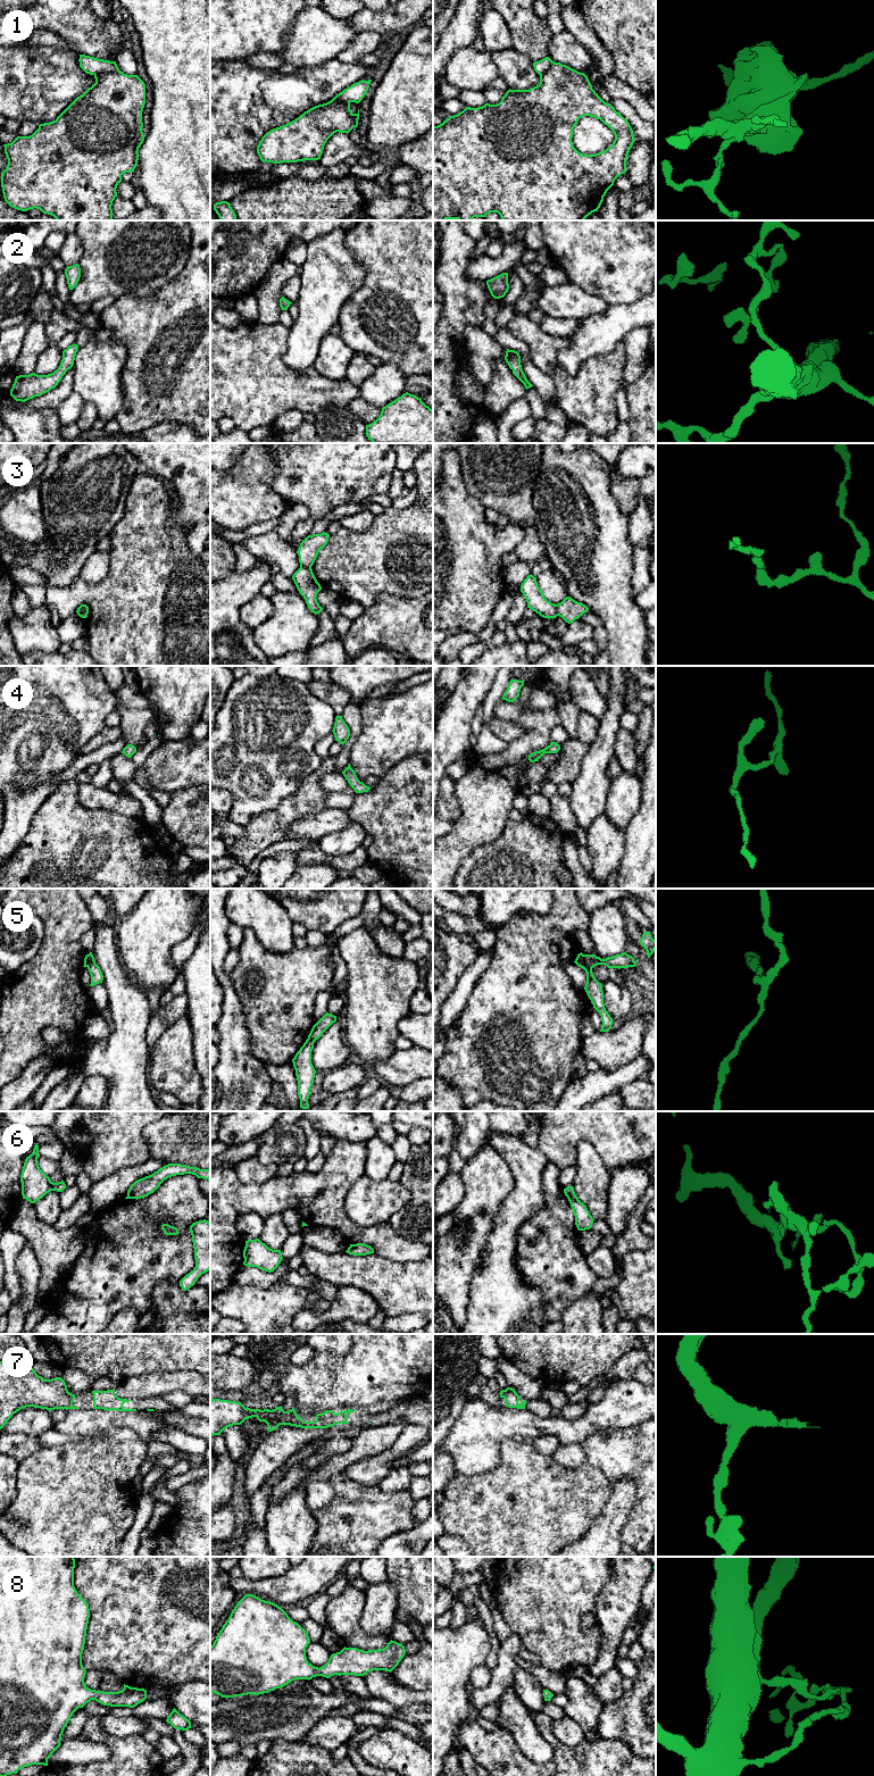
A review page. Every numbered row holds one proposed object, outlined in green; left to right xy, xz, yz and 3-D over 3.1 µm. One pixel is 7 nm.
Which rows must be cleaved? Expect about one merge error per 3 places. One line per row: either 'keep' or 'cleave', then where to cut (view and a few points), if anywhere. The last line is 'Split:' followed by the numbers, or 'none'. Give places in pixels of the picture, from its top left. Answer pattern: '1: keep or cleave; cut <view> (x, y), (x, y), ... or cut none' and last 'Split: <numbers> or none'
1: cleave; cut xz (349, 101), (329, 101), (318, 108), (309, 110)
2: keep; cut none
3: cleave; cut xz (300, 565), (310, 568)
4: keep; cut none
5: cleave; cut yz (583, 955), (583, 964), (591, 969)
6: keep; cut none
7: keep; cut none
8: keep; cut none
Split: 1, 3, 5

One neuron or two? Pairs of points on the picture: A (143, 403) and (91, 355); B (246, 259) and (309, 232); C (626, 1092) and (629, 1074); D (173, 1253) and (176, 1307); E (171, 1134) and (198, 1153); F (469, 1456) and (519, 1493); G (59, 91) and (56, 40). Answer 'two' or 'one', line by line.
A: two
B: one
C: two
D: two
E: one
F: two
G: two

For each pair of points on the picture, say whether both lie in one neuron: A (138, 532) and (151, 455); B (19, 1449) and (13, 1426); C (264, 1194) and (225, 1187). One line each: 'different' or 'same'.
A: different
B: different
C: same

